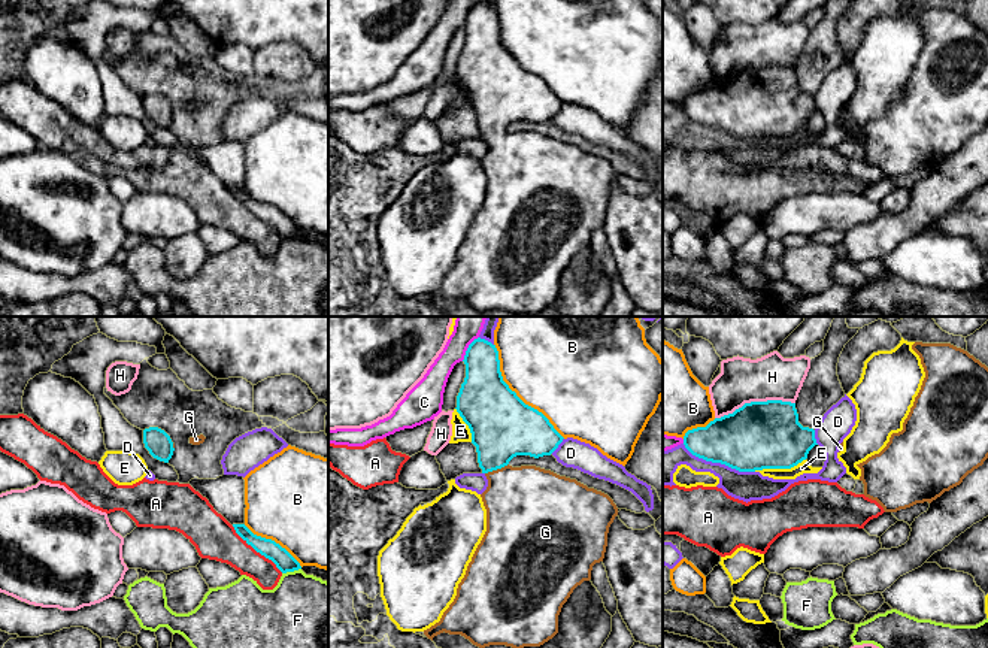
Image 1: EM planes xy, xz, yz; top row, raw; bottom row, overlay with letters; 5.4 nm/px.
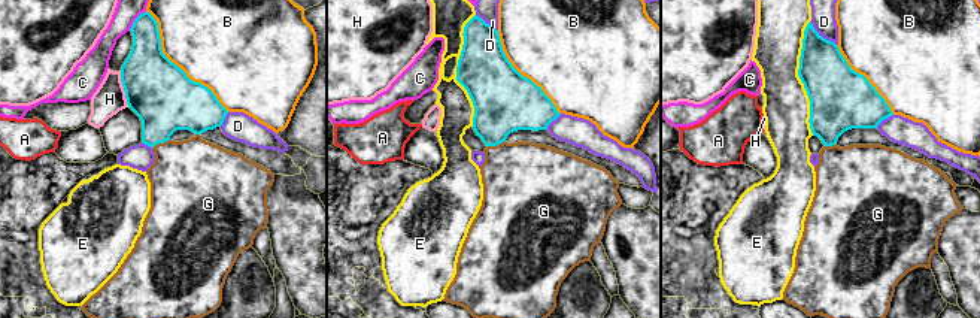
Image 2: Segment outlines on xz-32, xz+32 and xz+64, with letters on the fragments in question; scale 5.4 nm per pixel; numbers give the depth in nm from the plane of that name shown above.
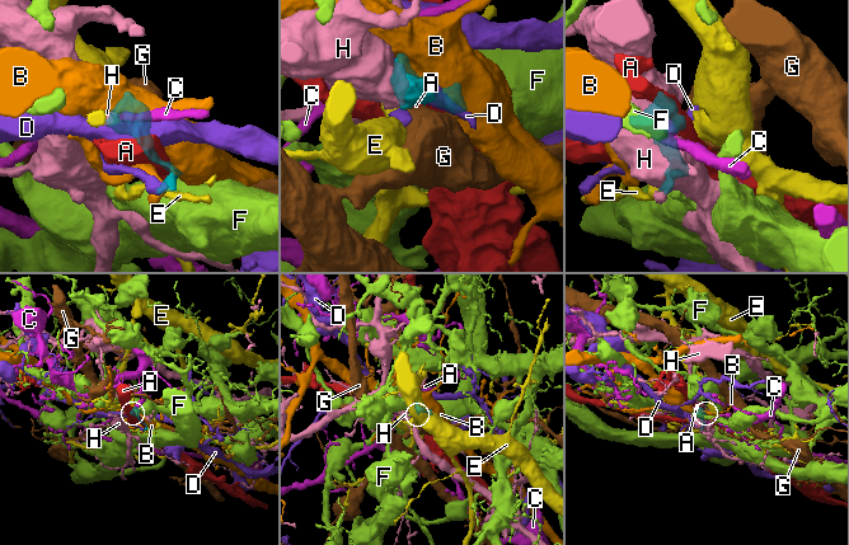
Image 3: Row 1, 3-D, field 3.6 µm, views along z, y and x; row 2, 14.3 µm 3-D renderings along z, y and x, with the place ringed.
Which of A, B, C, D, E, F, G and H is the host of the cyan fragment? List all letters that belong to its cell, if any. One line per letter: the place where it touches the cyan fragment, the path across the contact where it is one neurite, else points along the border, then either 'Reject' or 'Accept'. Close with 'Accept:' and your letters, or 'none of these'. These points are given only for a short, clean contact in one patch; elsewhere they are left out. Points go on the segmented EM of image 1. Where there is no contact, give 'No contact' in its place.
A: Touches cyan at xy (257, 551). Reject
B: Touches cyan at xz (515, 394). Reject
C: Touches cyan at xz (467, 348). Boundary: xz (478, 336), (469, 345), (461, 360). Reject
D: Touches cyan at yz (718, 462). Reject
E: Touches cyan at yz (779, 468). Reject
F: Touches cyan at xy (291, 571). Boundary: xy (300, 568), (282, 574). Reject
G: Touches cyan at xz (496, 469). Accept
H: Touches cyan at yz (754, 402). Reject
Accept: G

